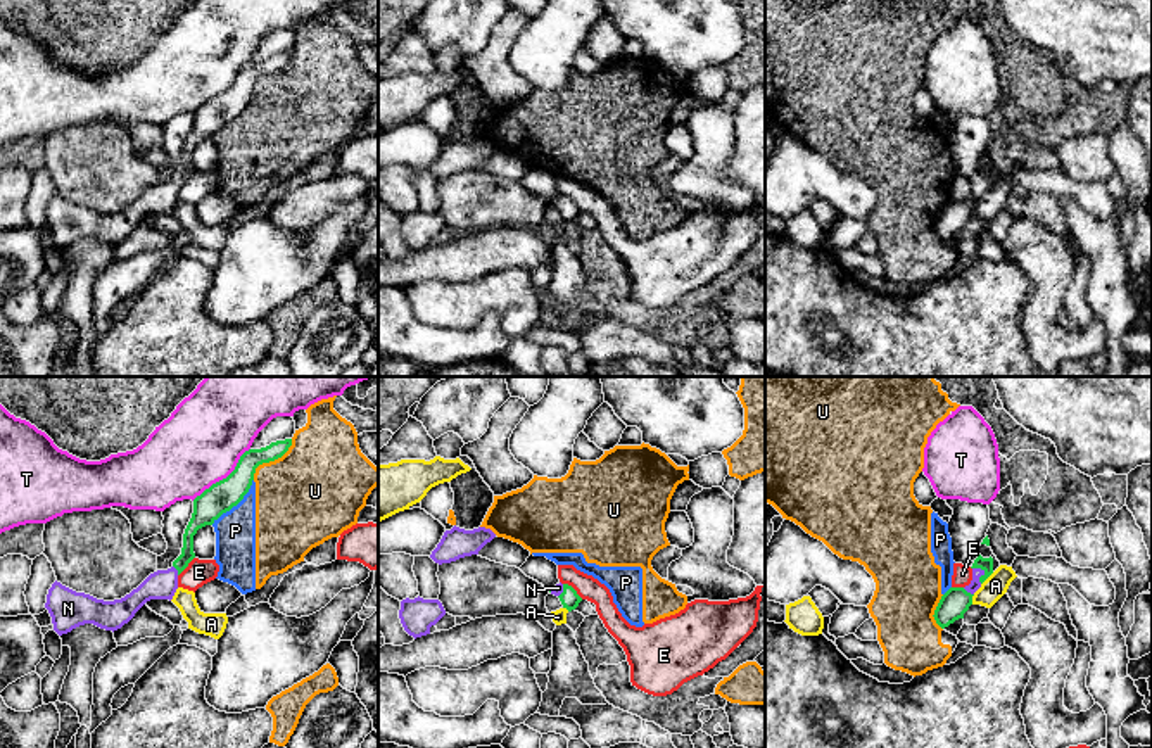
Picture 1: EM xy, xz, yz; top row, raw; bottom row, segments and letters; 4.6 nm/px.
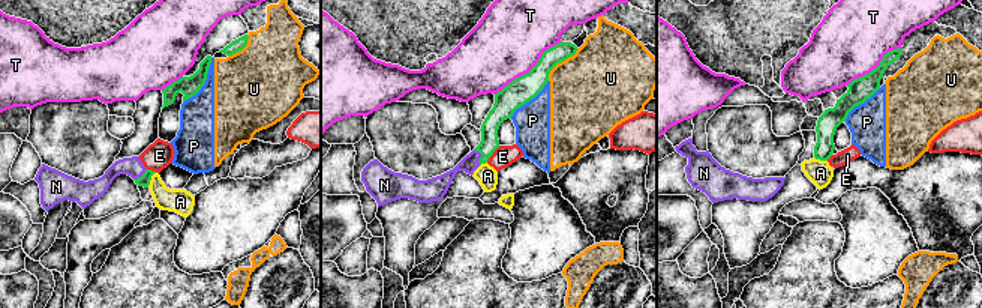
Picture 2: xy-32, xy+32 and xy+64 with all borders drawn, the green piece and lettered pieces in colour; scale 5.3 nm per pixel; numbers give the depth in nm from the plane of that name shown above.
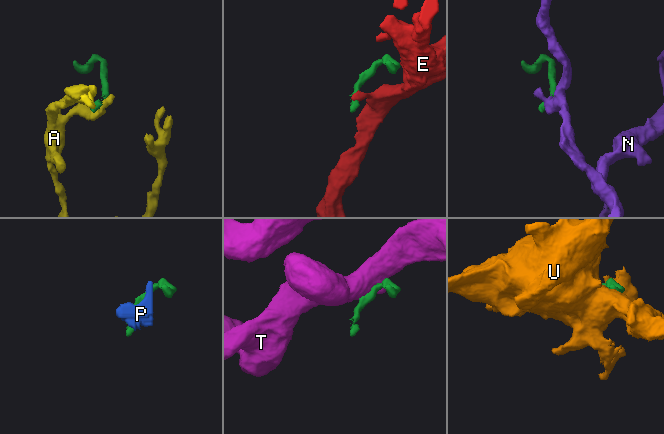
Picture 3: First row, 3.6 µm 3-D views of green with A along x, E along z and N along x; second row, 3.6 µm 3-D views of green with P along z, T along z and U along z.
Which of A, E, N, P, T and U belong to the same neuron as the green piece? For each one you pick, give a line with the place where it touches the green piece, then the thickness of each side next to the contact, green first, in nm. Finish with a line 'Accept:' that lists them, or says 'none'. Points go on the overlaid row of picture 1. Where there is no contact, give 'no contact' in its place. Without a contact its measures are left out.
N: contact yz (985, 572); calibres 60 and 50 nm
Accept: N

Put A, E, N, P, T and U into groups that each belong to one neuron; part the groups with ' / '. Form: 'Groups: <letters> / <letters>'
Groups: A / E / N / P U / T

